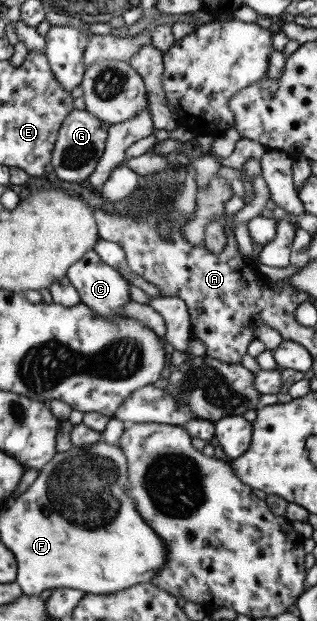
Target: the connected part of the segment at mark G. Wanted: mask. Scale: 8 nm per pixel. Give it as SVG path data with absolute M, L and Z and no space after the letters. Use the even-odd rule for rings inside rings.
M72 108L61 123L53 150L50 164L54 168L56 178L65 182L81 182L93 173L98 158L104 153L104 143L108 136L108 126L96 119L86 110Z

